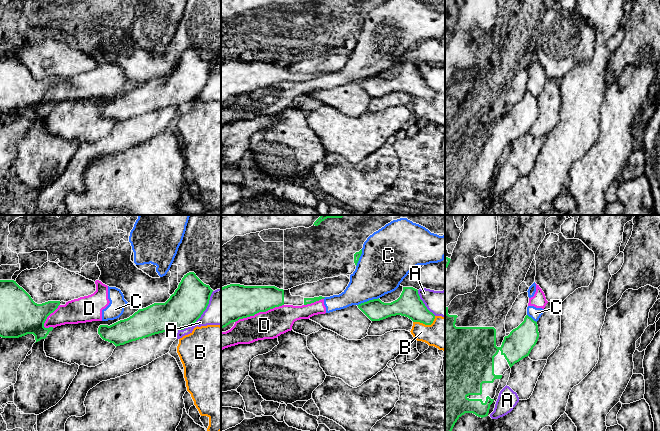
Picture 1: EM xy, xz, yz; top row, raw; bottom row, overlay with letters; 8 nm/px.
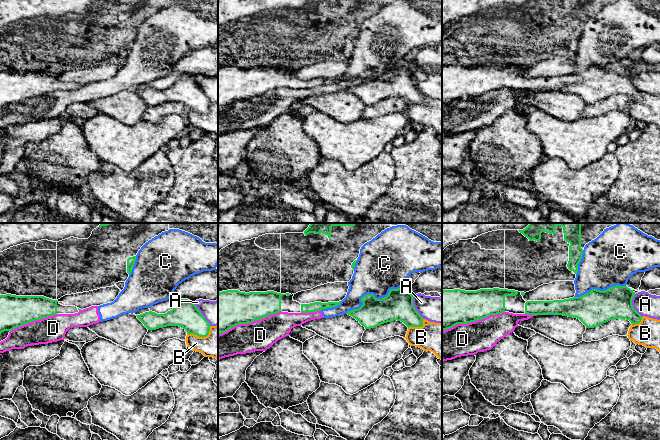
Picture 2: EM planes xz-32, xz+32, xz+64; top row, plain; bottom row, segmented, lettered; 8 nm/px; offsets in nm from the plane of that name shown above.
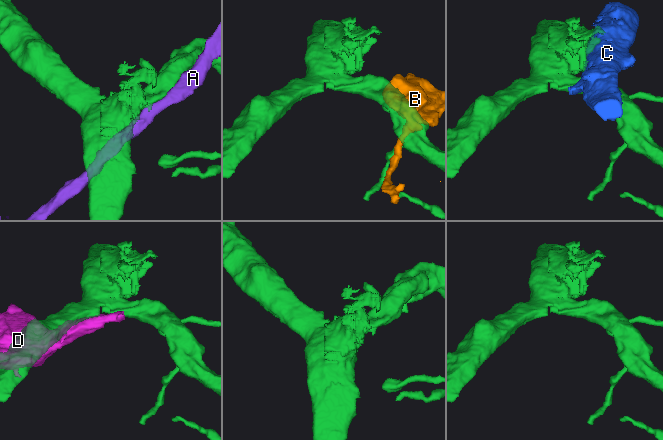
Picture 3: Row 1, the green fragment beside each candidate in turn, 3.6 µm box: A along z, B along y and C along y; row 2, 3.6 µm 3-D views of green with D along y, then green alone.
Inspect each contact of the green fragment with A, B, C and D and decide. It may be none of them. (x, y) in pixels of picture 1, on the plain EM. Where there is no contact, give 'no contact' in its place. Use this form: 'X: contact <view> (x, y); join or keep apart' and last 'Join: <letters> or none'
A: contact xy (201, 90); keep apart
B: contact xz (425, 100); keep apart
C: contact xz (367, 77); keep apart
D: contact xz (259, 87); keep apart
Join: none

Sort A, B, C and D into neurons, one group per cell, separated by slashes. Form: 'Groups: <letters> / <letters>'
Groups: A B / C D

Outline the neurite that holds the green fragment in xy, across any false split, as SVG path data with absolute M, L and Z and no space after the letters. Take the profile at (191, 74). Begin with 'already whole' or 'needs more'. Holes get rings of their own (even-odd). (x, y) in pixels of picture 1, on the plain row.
already whole | M189 48L165 79L139 85L129 94L110 102L100 101L98 110L117 123L168 106L183 106L201 93L212 68L209 61L204 60L194 48Z

